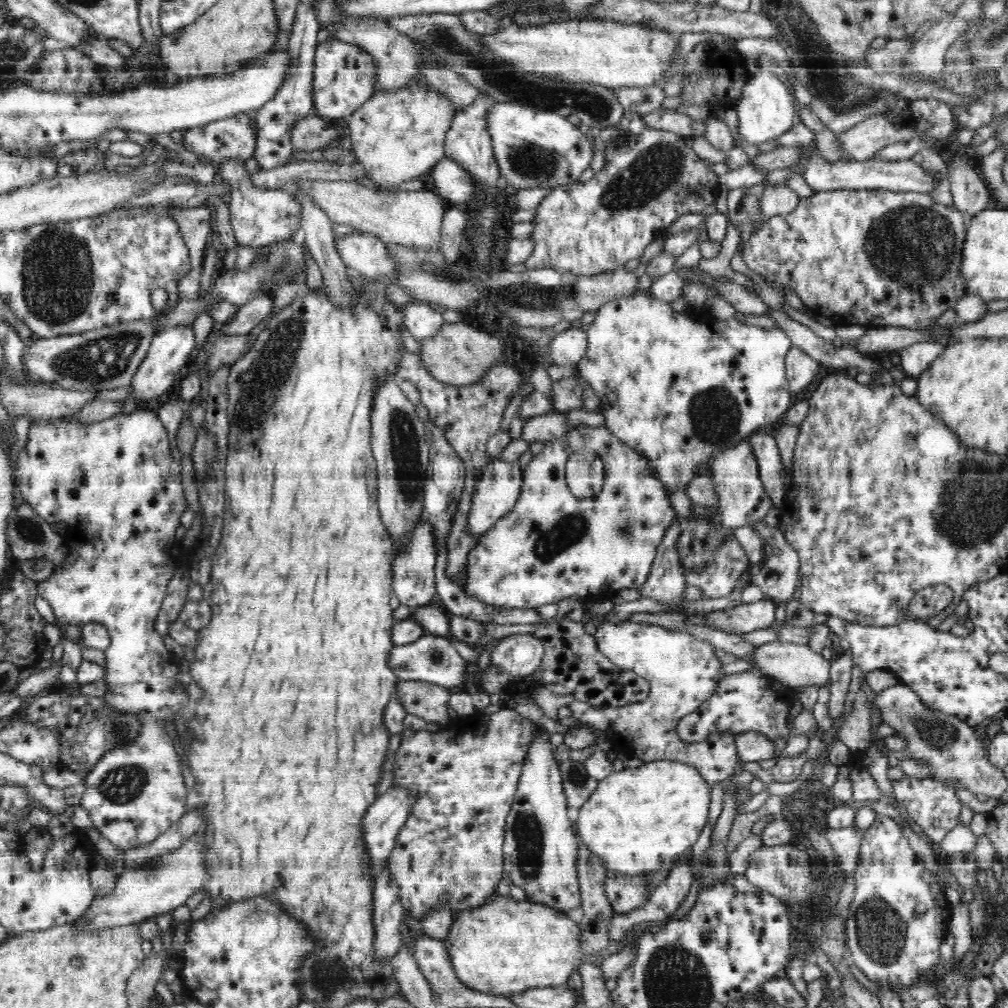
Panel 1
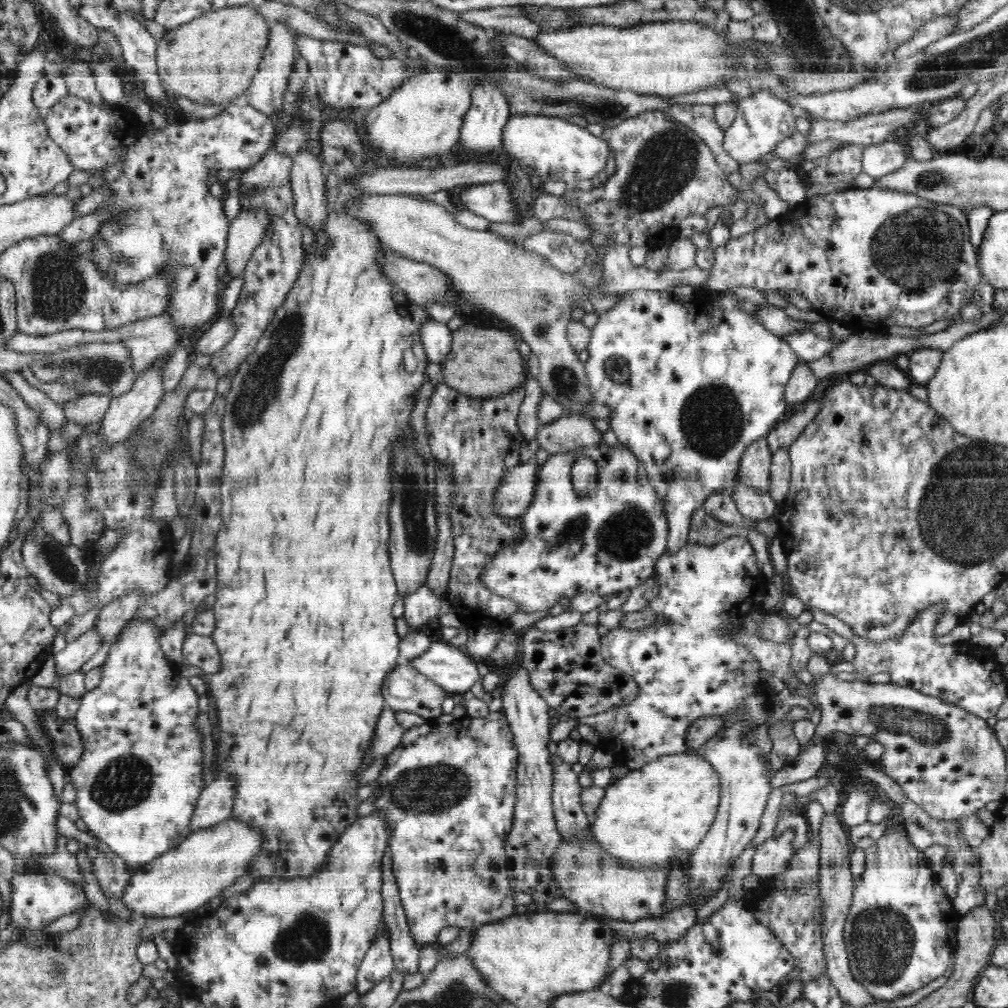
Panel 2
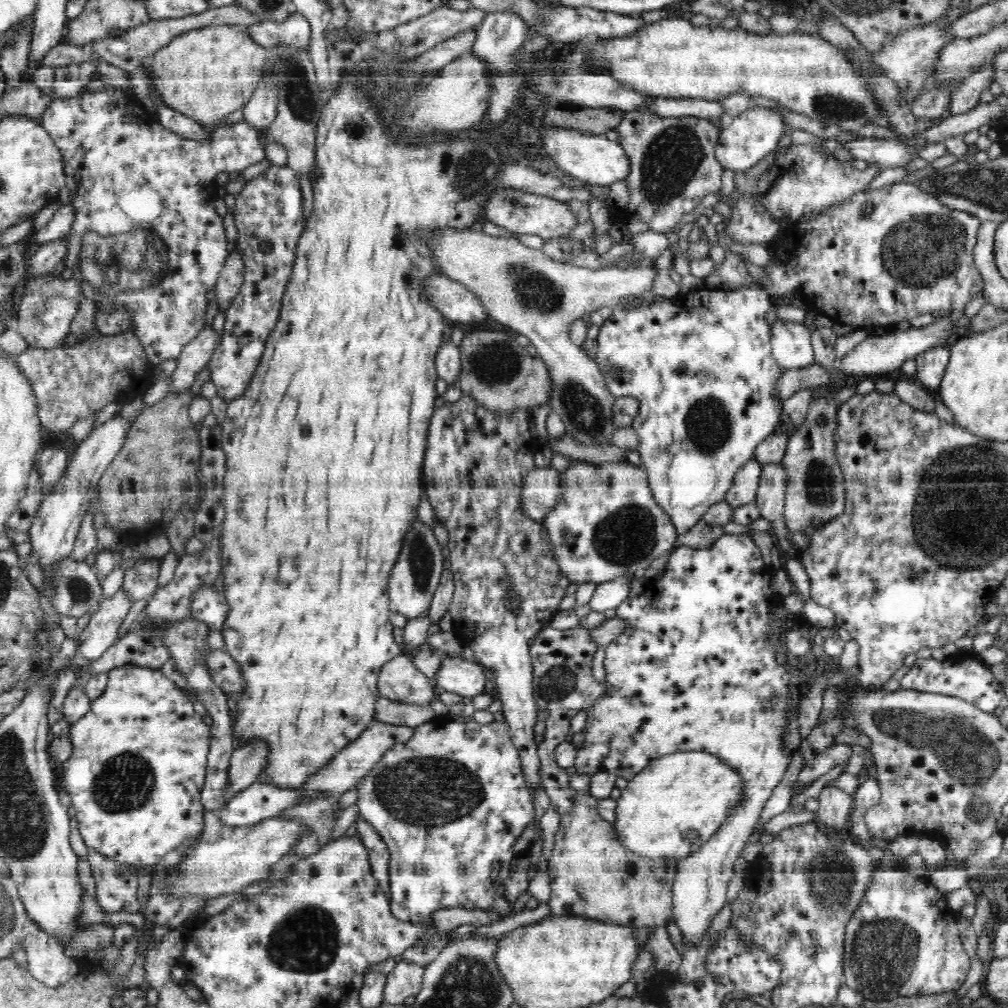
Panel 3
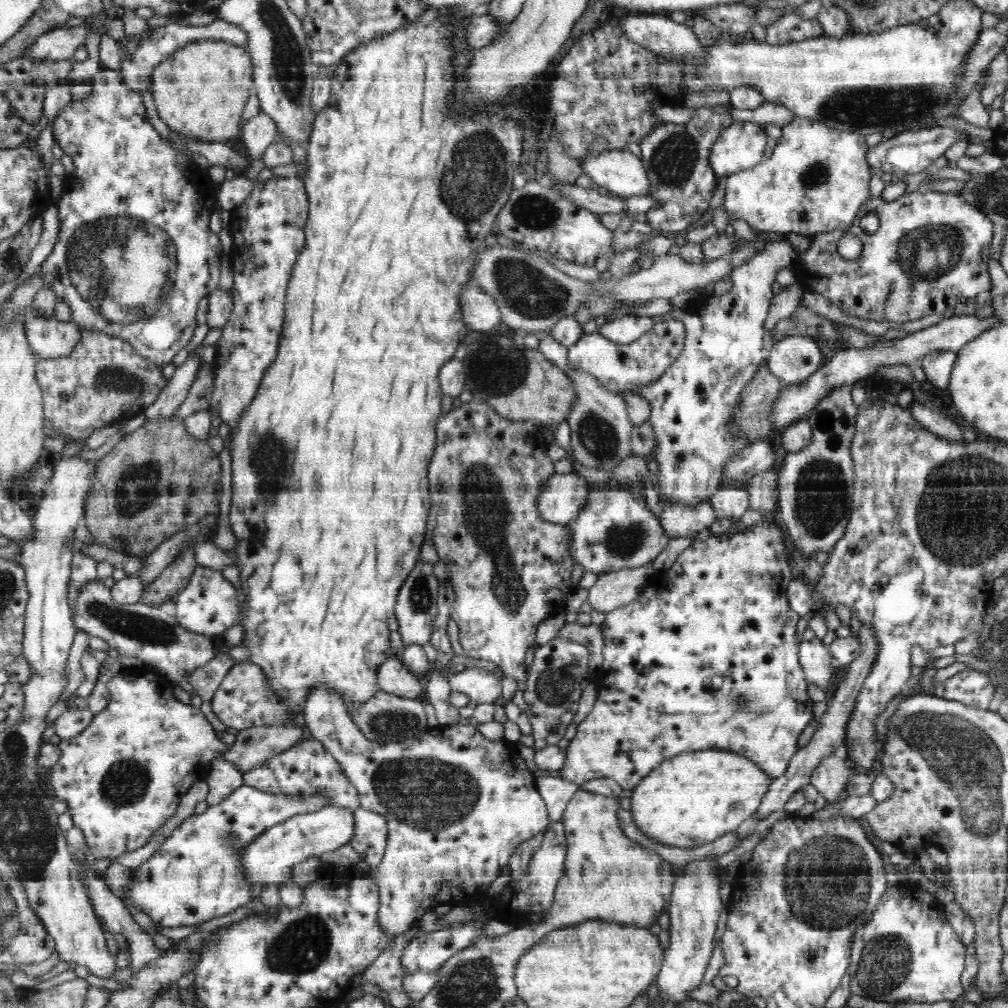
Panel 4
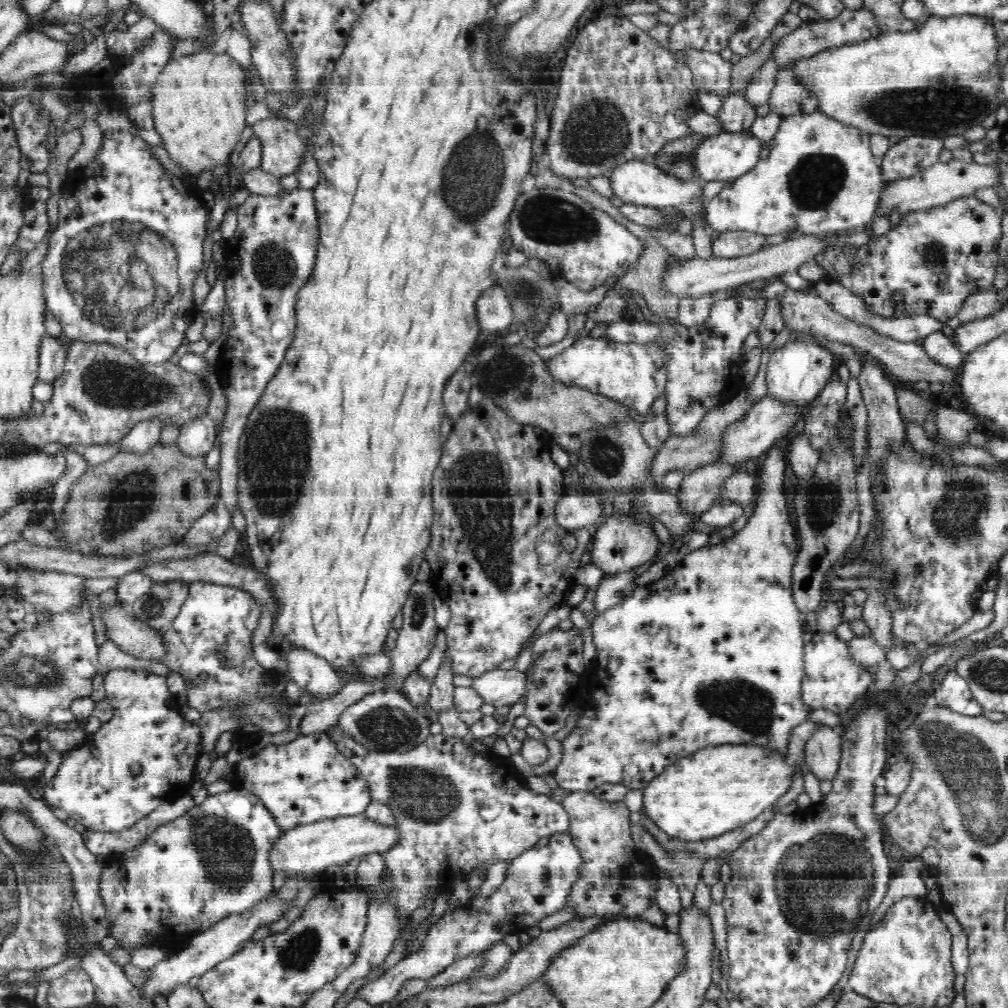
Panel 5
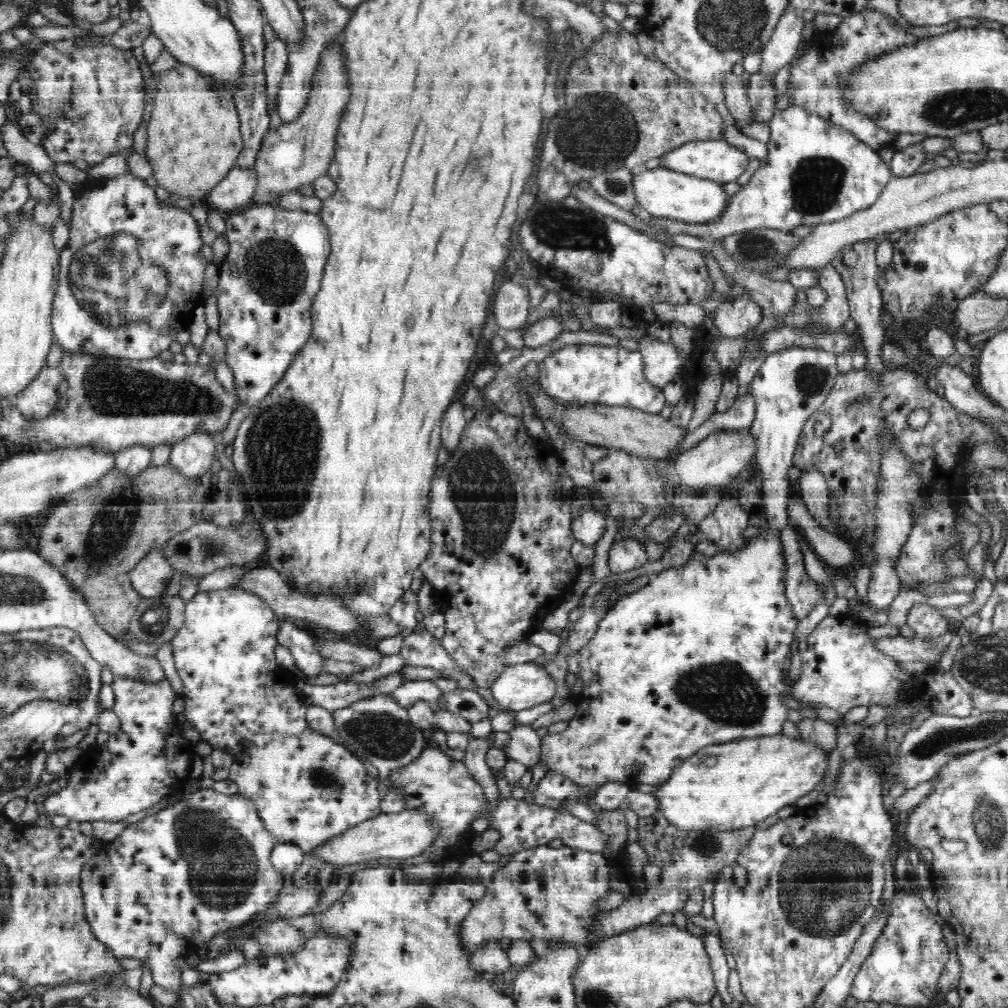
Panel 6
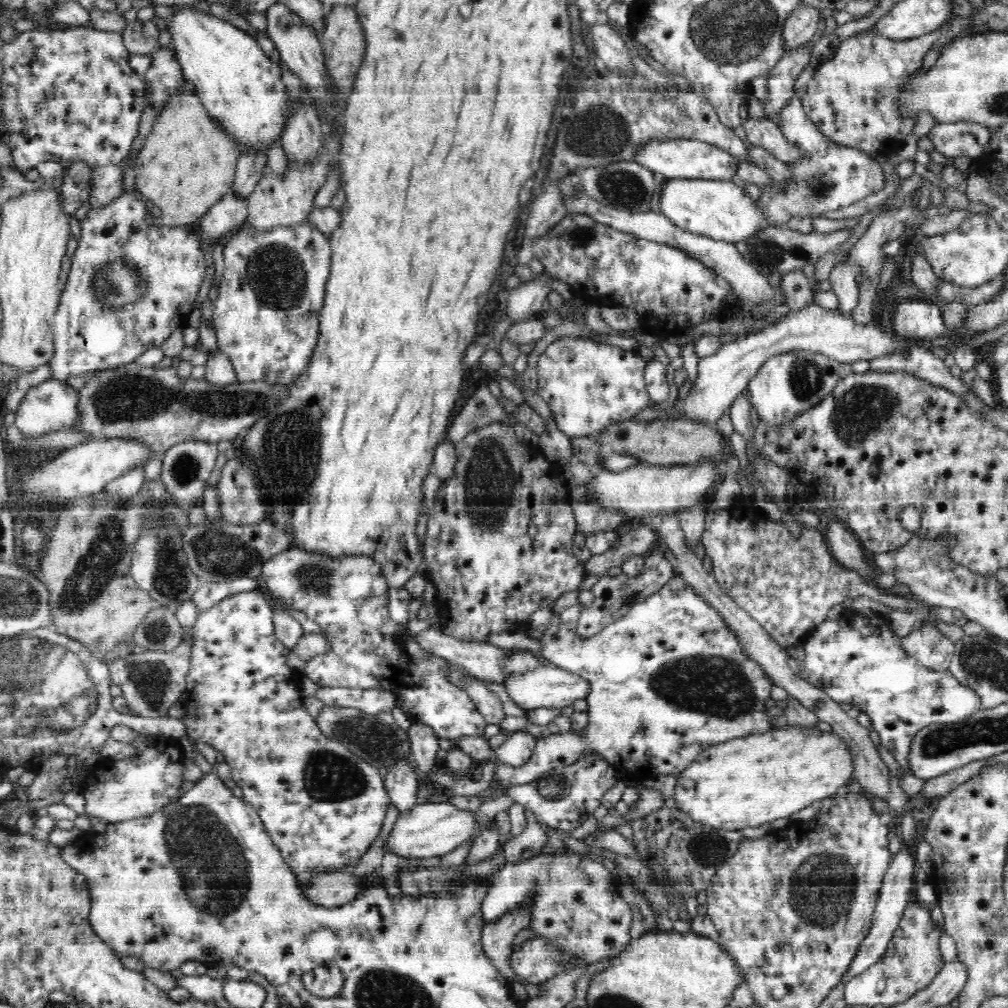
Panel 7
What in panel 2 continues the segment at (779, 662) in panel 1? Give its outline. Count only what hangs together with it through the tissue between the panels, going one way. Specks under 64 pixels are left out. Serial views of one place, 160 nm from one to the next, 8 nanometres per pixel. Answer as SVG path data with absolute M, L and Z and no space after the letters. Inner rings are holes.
M830 672L814 677L813 687L824 714L821 714L821 721L804 751L808 751L818 742L824 742L824 738L834 730L854 736L872 737L878 744L882 744L882 758L875 763L877 769L884 776L898 782L908 800L926 810L934 820L958 821L958 836L962 836L962 840L978 852L978 846L991 831L980 821L982 808L992 800L1003 801L1007 781L1007 752L1002 749L995 735L996 719L976 716L964 708L950 704L949 701L892 682L871 683L859 677L855 681L844 681Z

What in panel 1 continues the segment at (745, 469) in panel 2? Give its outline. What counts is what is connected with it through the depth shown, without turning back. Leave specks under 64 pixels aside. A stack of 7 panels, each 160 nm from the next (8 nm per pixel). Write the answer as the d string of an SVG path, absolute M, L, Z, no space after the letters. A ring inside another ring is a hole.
M755 433L754 436L750 436L750 445L758 461L761 482L775 510L781 506L786 494L780 449L775 437L764 433Z

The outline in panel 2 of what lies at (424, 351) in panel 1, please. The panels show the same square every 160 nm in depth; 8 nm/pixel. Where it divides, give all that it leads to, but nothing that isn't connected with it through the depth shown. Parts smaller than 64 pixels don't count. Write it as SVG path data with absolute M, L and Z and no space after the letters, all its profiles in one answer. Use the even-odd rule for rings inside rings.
M466 324L451 332L452 344L447 359L440 364L443 382L459 393L489 398L512 392L526 380L526 366L509 331L476 328ZM476 346L486 347L476 347Z

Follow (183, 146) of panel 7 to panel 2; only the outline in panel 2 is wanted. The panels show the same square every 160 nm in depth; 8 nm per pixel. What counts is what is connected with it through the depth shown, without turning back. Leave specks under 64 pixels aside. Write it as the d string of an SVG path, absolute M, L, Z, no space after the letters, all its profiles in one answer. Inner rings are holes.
M250 3L238 8L222 8L200 16L182 27L170 29L157 42L158 75L166 90L172 90L194 102L207 105L228 106L234 97L245 94L251 80L258 73L270 37L270 23Z

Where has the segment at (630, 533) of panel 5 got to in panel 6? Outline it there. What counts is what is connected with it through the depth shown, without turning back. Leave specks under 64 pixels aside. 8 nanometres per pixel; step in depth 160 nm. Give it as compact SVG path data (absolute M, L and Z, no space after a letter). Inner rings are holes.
M616 538L608 554L608 564L612 575L638 568L648 562L645 546L641 543L635 538Z

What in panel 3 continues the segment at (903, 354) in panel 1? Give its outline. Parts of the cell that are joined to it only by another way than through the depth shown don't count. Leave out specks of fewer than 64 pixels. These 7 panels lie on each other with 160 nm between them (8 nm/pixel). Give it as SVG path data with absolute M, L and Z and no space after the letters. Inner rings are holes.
M948 346L931 348L929 351L916 355L916 378L925 389L938 389L942 382L950 351Z

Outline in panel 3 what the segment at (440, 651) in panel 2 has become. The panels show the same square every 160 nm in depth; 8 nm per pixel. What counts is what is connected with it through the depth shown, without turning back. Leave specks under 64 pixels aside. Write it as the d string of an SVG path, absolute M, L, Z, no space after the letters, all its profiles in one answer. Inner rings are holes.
M442 656L435 676L435 684L446 692L473 697L484 691L486 676L483 667L476 661L462 657Z

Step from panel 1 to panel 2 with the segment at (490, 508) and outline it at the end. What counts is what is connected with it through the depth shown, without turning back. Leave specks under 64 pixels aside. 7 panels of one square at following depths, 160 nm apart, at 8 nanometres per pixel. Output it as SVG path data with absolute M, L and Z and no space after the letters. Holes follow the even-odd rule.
M536 461L521 462L516 468L510 468L502 476L502 484L494 496L494 511L500 517L524 516L528 506L534 500L534 491L538 486L540 466Z

